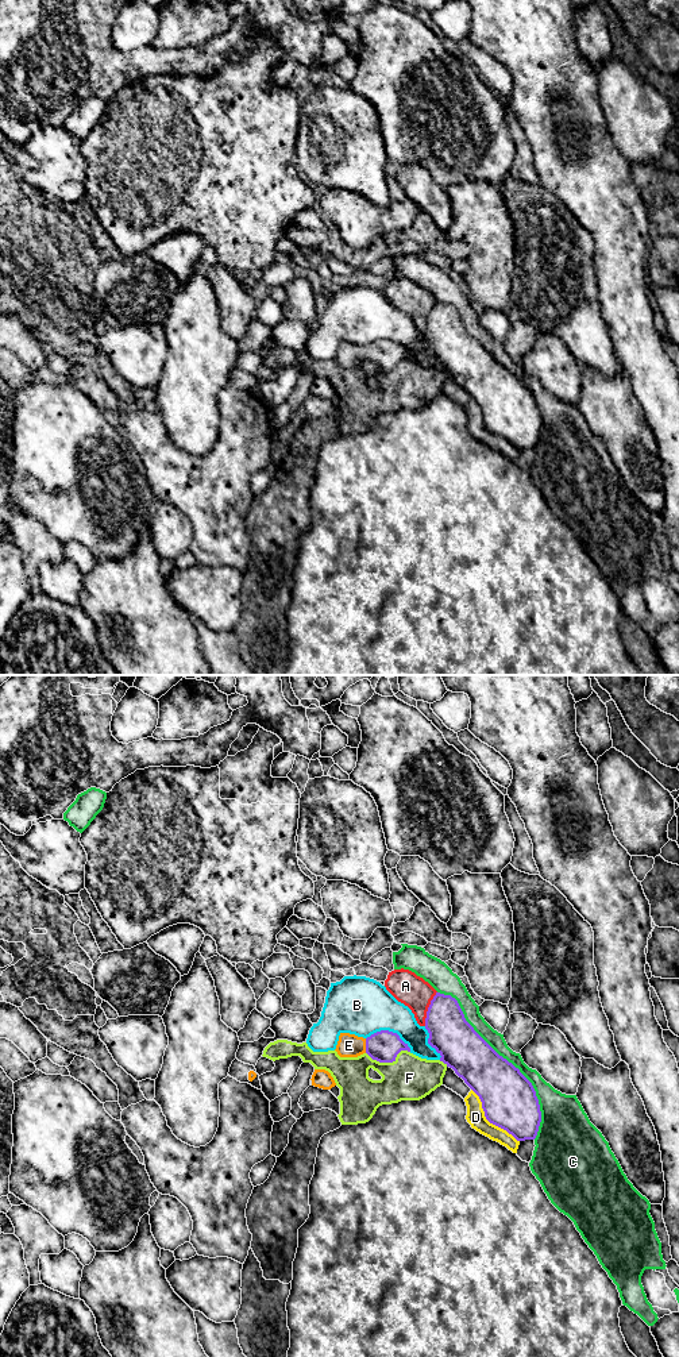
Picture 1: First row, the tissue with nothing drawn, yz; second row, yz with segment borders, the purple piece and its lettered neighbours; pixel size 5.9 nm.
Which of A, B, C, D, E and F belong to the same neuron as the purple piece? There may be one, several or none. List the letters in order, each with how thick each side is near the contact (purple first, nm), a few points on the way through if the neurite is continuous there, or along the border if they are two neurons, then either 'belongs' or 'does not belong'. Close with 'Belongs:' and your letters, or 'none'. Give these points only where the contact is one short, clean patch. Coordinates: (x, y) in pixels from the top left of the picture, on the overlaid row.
A: calibres 240 and 190 nm; does not belong
B: calibres 190 and 340 nm; does not belong
C: calibres 320 and 100 nm; does not belong
D: calibres 320 and 110 nm; does not belong
E: calibres 190 and 140 nm; way yz (384, 1047), (366, 1045), (348, 1045); belongs
F: calibres 190 and 280 nm; does not belong
Belongs: E

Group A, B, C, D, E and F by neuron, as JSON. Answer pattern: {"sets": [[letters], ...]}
{"sets": [["A"], ["B"], ["C"], ["D"], ["E"], ["F"]]}

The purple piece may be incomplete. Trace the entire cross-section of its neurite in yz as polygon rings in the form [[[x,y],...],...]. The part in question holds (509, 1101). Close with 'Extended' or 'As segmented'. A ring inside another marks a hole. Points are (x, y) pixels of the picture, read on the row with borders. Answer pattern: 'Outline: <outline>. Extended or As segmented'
Outline: [[[436,992],[427,1011],[428,1044],[447,1067],[479,1096],[486,1119],[506,1130],[517,1141],[535,1140],[541,1111],[532,1083],[506,1059],[499,1056],[466,1021],[455,998]]]. As segmented

